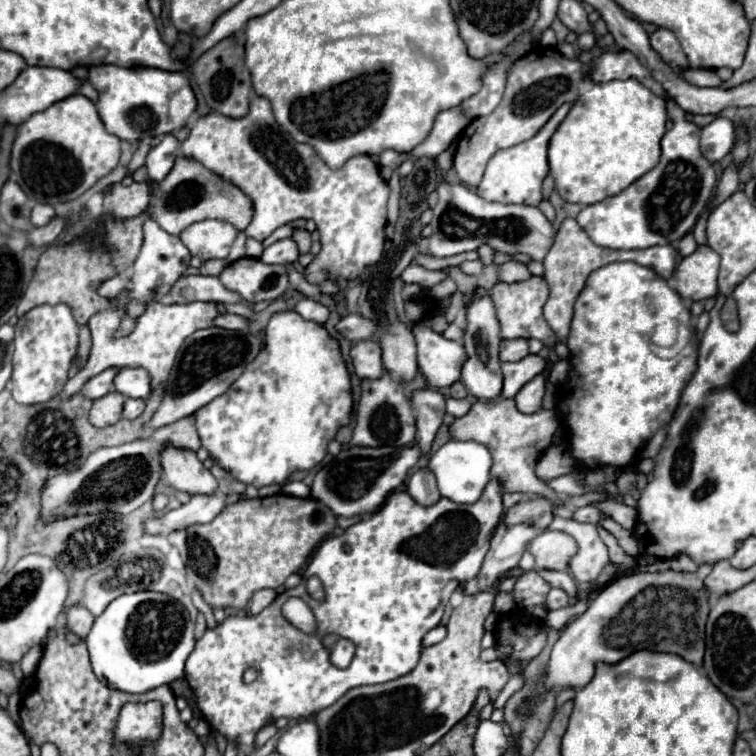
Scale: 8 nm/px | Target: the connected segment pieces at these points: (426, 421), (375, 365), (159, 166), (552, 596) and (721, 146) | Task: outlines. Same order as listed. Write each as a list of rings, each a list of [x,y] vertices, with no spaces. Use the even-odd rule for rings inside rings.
[[[433,388],[413,390],[411,392],[411,406],[417,418],[417,440],[421,454],[429,454],[435,434],[443,424],[445,416],[445,398]]]
[[[361,340],[355,342],[355,346],[351,348],[351,358],[353,358],[353,366],[355,366],[355,374],[359,378],[381,378],[387,374],[383,360],[381,360],[381,346],[371,340]]]
[[[167,134],[155,148],[149,150],[147,160],[145,160],[145,168],[147,168],[149,180],[161,182],[171,172],[171,168],[175,164],[177,148],[179,148],[177,138],[173,134]]]
[[[551,588],[547,600],[545,600],[545,610],[557,610],[557,608],[563,608],[569,604],[569,598],[563,590],[559,588]]]
[[[715,118],[701,130],[701,152],[709,162],[719,162],[733,146],[733,124],[727,118]]]

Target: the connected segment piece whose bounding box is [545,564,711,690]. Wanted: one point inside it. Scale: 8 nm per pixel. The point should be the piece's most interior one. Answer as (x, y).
(666, 611)

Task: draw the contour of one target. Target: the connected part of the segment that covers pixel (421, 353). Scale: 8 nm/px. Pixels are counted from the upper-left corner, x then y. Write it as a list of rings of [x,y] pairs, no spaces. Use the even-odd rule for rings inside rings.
[[[421,322],[413,324],[413,334],[417,342],[419,372],[425,376],[427,384],[443,388],[457,382],[461,376],[461,364],[465,364],[465,346],[443,338]]]

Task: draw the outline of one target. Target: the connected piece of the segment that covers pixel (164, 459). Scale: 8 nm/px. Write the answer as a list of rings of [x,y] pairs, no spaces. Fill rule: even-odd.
[[[167,446],[161,452],[161,466],[165,482],[179,492],[187,494],[213,494],[217,490],[217,480],[209,470],[203,468],[195,452]]]

